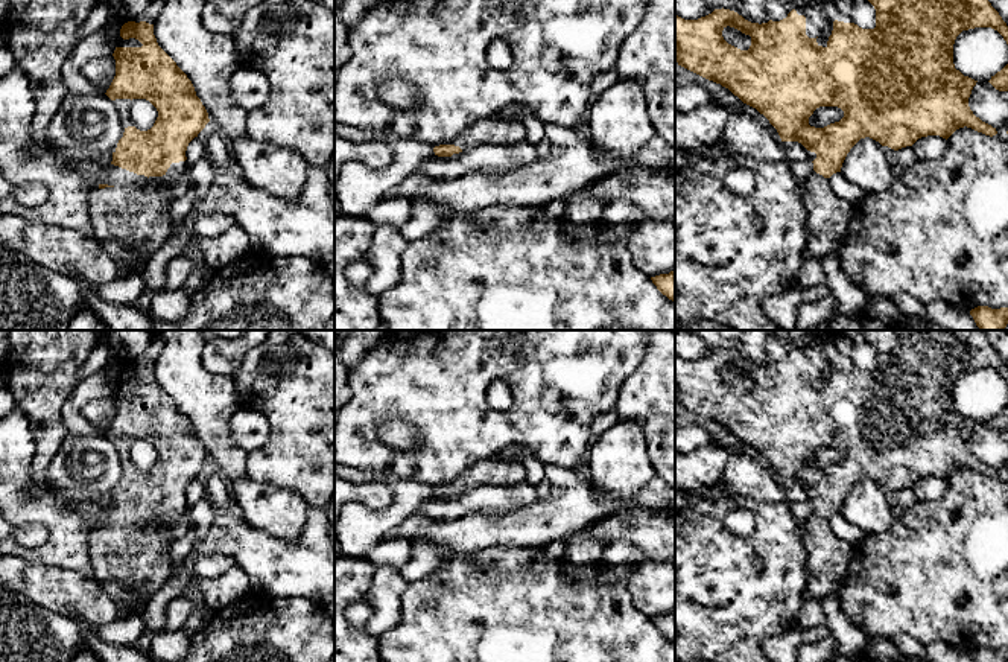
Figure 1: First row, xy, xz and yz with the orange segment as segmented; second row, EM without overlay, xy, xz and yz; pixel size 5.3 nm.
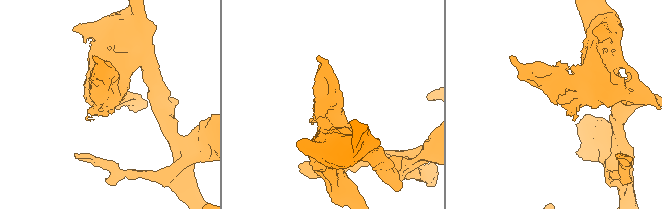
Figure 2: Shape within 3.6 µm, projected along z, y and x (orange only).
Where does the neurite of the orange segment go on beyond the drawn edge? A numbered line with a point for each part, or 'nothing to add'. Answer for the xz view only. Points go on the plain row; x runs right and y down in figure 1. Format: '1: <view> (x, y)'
1: xz (491, 472)

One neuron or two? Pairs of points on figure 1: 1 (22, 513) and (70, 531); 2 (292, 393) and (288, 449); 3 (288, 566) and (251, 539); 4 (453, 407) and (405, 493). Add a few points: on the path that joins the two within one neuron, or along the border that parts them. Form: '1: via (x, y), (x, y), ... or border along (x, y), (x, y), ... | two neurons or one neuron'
1: via (34, 513), (52, 513), (58, 519) | one neuron
2: via (291, 407), (291, 436) | one neuron
3: via (278, 566), (260, 548) | one neuron
4: border along (411, 480), (421, 481), (432, 489) | two neurons

